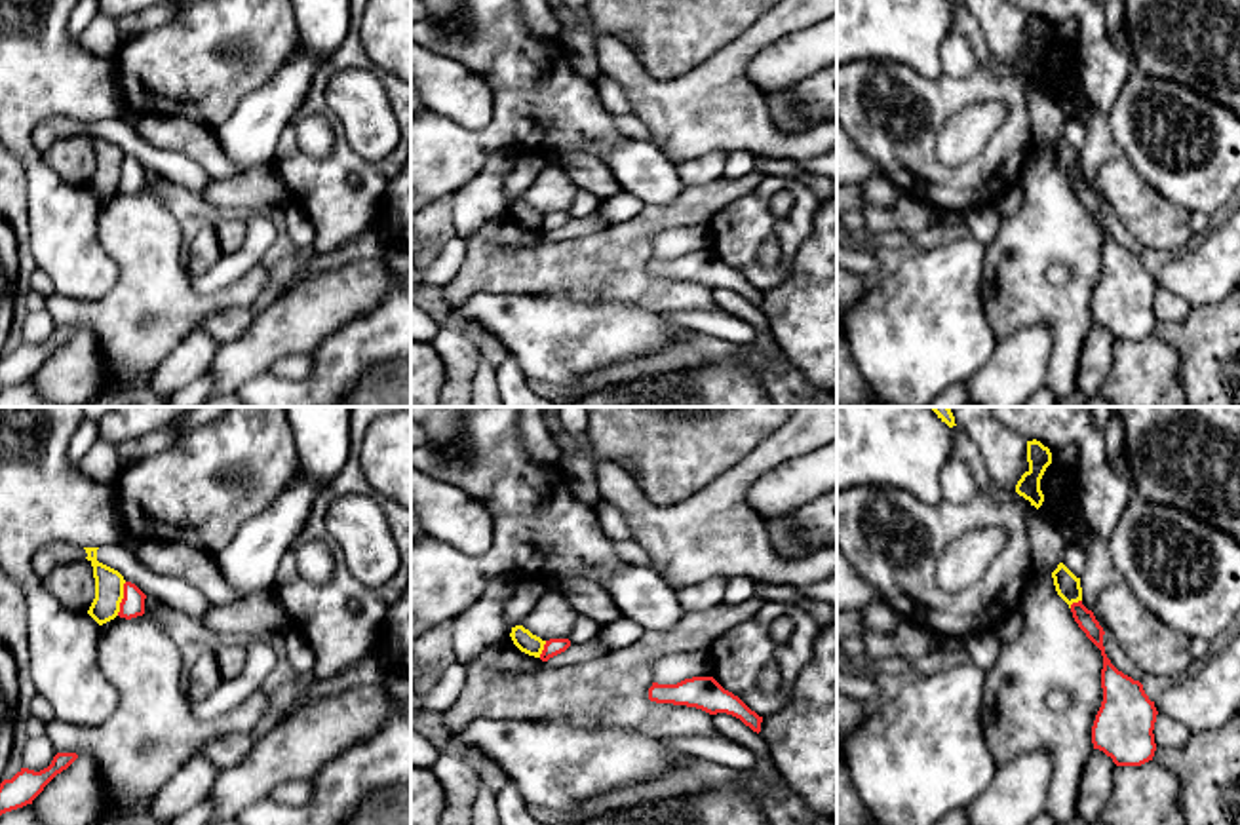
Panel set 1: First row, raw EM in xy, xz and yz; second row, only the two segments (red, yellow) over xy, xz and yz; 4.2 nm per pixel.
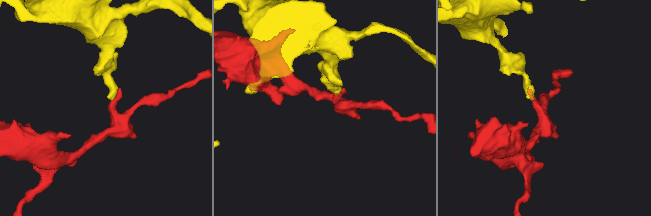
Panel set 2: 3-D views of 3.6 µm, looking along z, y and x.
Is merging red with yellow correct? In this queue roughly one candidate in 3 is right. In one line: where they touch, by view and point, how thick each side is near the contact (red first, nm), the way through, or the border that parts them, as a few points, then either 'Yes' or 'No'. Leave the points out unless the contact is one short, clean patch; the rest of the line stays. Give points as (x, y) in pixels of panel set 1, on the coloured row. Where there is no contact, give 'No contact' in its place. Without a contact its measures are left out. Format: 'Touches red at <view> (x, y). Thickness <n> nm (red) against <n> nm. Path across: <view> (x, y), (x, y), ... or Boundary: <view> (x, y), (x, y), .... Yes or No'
Touches red at xy (122, 599). Thickness 100 nm (red) against 130 nm. Boundary: xy (126, 582), (116, 614). No

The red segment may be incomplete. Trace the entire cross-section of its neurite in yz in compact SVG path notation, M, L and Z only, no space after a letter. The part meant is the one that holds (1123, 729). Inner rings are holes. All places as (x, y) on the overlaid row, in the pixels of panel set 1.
M1082 601L1073 603L1071 612L1103 656L1103 701L1092 726L1094 749L1103 751L1116 766L1141 766L1153 760L1156 751L1153 730L1158 715L1154 701L1149 700L1139 681L1111 663L1103 646L1105 631L1094 612Z

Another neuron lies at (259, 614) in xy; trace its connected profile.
M274 589L251 593L230 604L211 606L202 625L224 635L228 641L247 641L293 629L293 622Z

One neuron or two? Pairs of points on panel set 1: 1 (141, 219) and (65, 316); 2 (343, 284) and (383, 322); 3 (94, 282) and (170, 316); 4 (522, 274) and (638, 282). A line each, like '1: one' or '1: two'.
1: one
2: two
3: two
4: one

